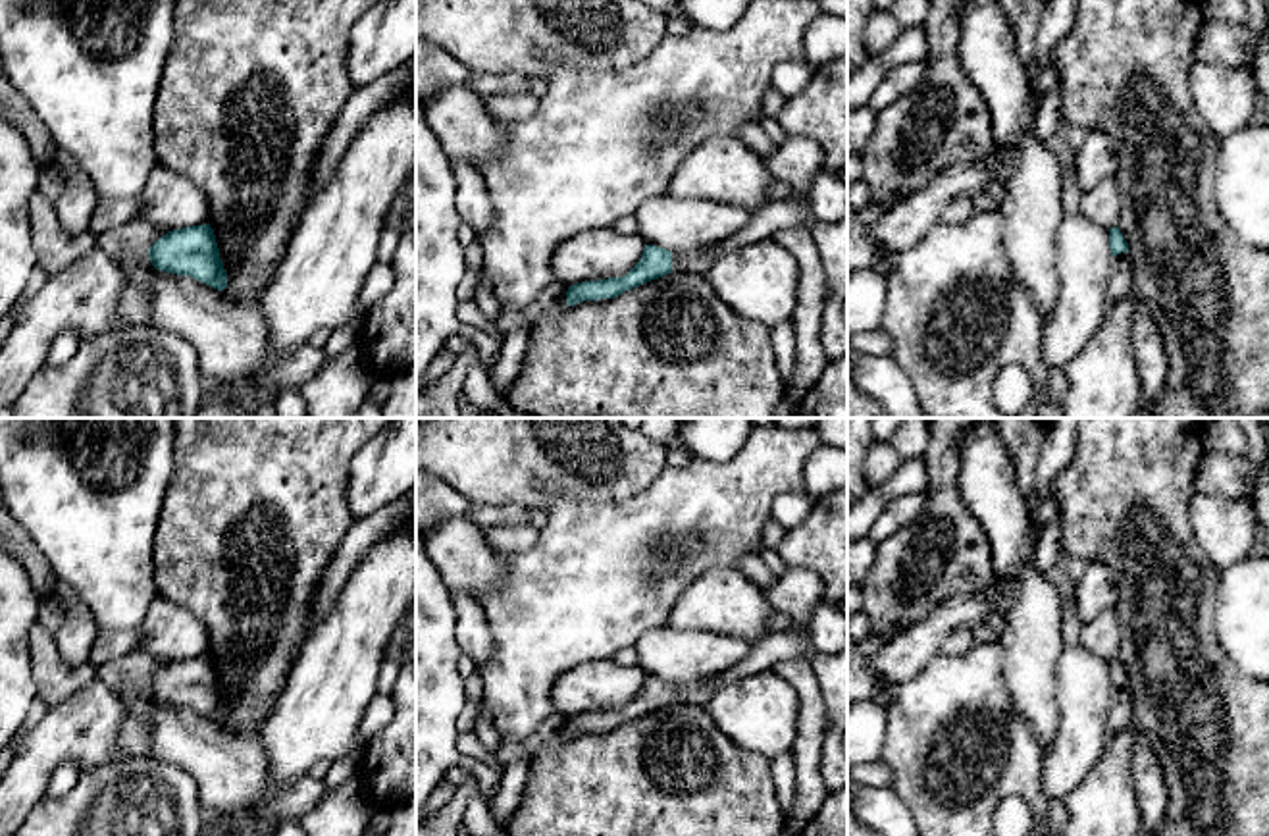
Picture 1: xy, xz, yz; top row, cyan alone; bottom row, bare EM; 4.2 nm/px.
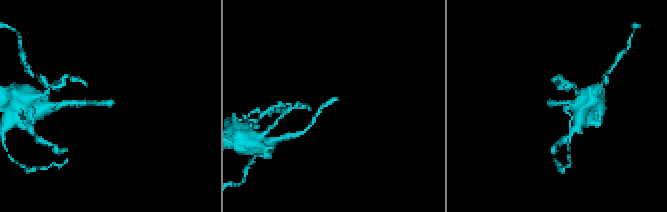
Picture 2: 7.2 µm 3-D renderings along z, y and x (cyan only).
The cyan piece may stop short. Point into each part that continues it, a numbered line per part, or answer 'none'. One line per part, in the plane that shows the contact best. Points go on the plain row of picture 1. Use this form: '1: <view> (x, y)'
1: xz (782, 646)

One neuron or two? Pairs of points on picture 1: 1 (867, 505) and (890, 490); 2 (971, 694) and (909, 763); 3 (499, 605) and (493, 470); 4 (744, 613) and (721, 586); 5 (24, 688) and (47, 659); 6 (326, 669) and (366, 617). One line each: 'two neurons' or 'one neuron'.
1: one neuron
2: one neuron
3: two neurons
4: one neuron
5: two neurons
6: one neuron

